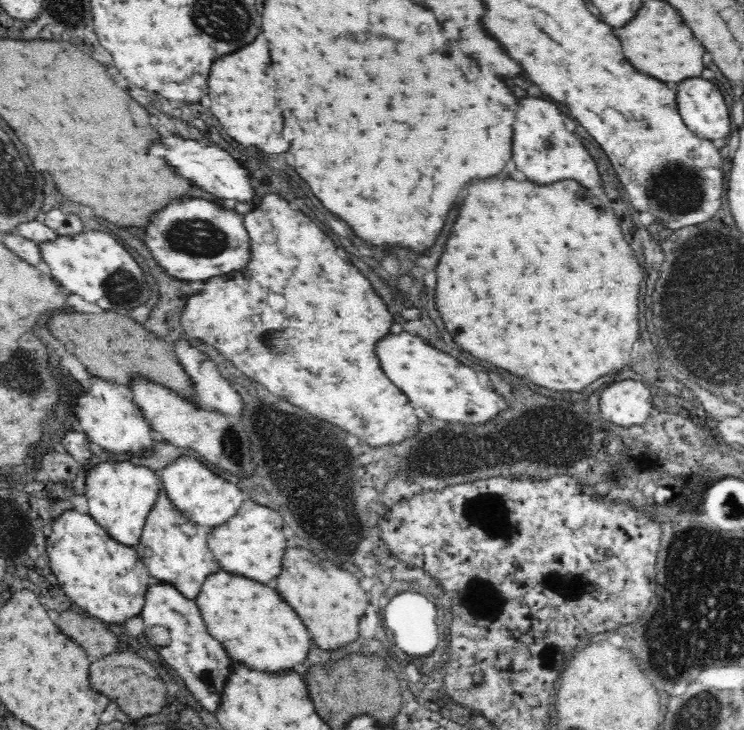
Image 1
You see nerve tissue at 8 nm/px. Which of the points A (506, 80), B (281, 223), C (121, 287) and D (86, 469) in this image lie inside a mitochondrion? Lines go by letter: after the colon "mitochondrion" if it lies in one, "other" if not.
A: other
B: other
C: mitochondrion
D: other

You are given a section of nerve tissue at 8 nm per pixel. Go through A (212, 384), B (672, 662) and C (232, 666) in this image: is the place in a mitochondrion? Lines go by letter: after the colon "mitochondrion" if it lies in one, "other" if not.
A: other
B: mitochondrion
C: other

